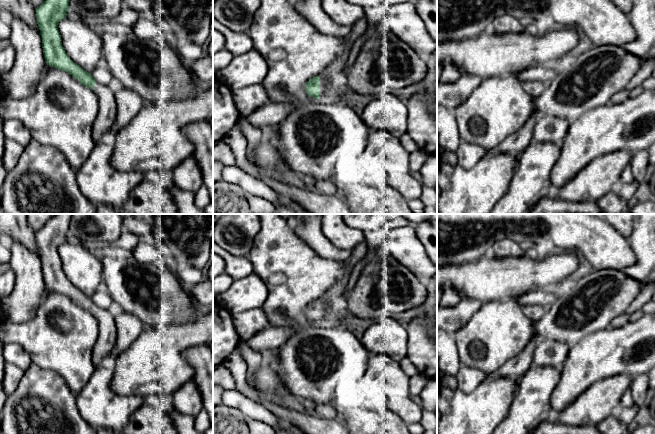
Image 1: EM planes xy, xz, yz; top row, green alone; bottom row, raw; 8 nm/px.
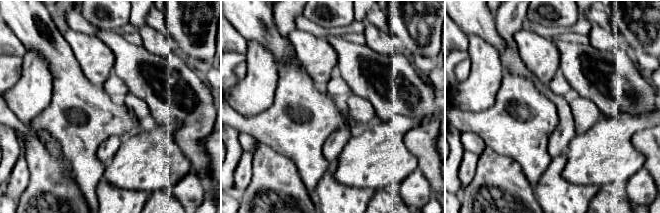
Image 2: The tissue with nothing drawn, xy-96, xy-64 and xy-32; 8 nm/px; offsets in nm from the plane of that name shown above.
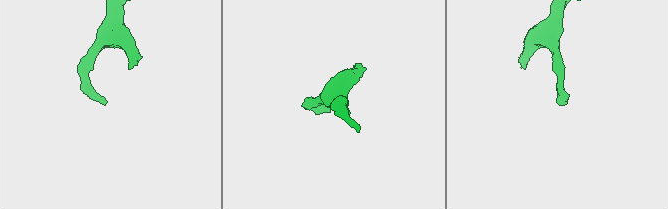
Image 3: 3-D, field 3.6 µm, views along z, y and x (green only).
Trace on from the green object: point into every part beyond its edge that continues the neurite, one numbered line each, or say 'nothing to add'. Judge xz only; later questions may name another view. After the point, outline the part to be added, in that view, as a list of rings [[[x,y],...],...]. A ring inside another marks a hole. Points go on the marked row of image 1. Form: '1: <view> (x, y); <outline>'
1: xz (322, 84); [[[320,75],[319,76],[319,99],[323,99],[325,97],[326,91],[327,91],[327,85],[325,82],[325,78]]]

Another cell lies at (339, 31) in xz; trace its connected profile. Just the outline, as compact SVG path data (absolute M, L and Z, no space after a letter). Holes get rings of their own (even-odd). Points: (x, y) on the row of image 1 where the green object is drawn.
M293 0L293 5L322 34L346 38L353 28L334 23L324 12L322 0Z

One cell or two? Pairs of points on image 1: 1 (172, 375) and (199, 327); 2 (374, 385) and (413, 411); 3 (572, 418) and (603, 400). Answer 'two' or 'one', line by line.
1: one
2: two
3: one

